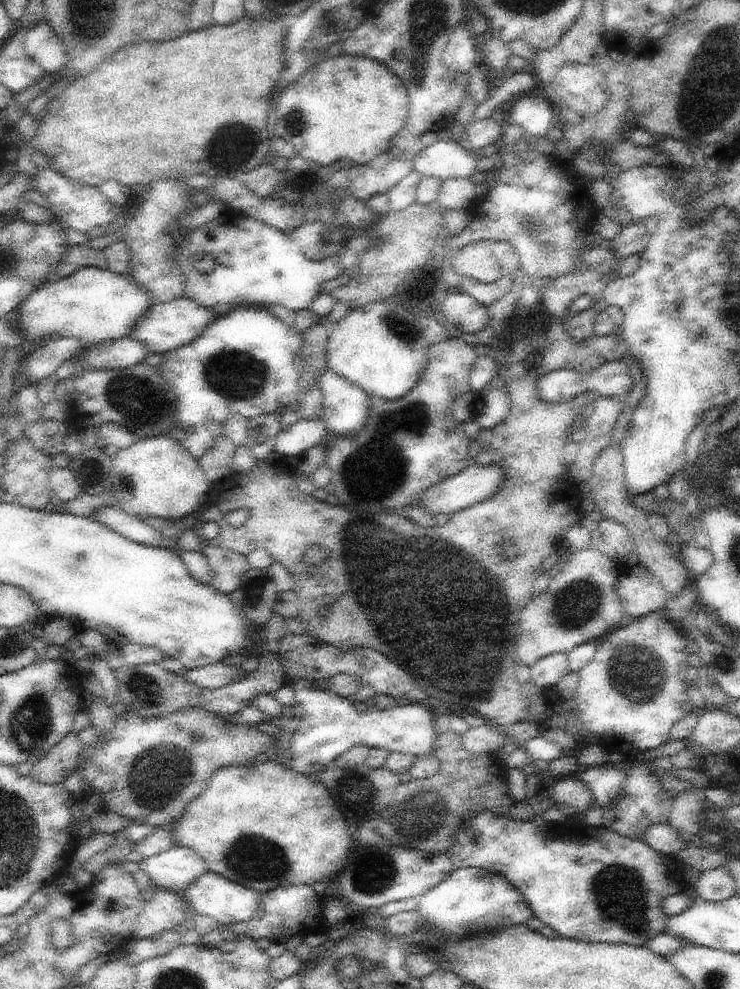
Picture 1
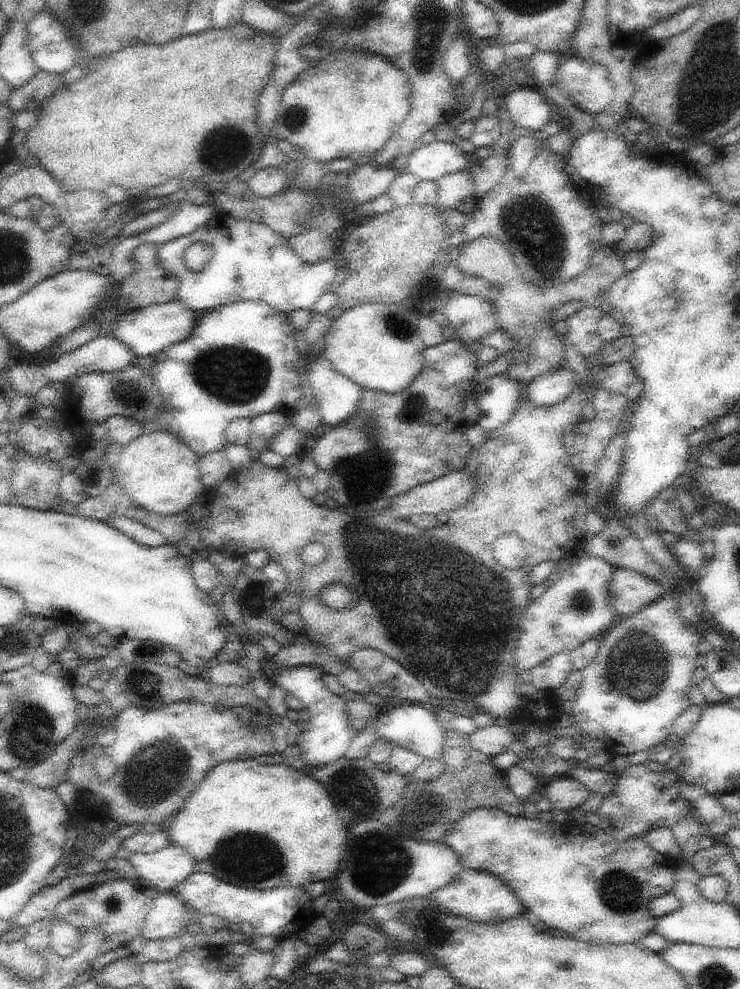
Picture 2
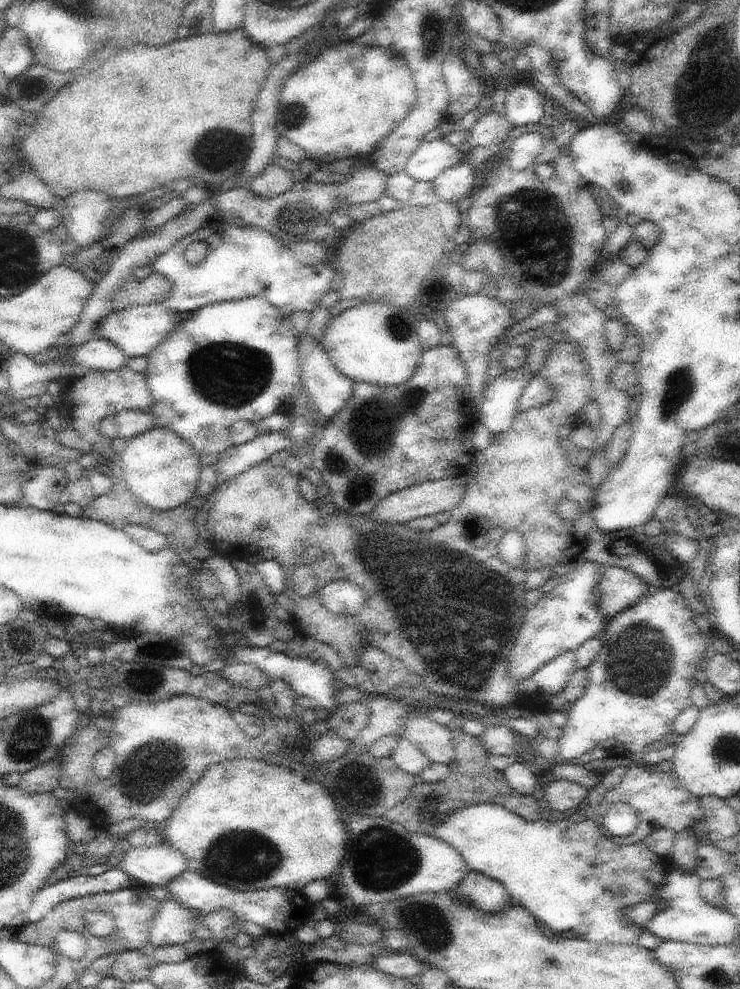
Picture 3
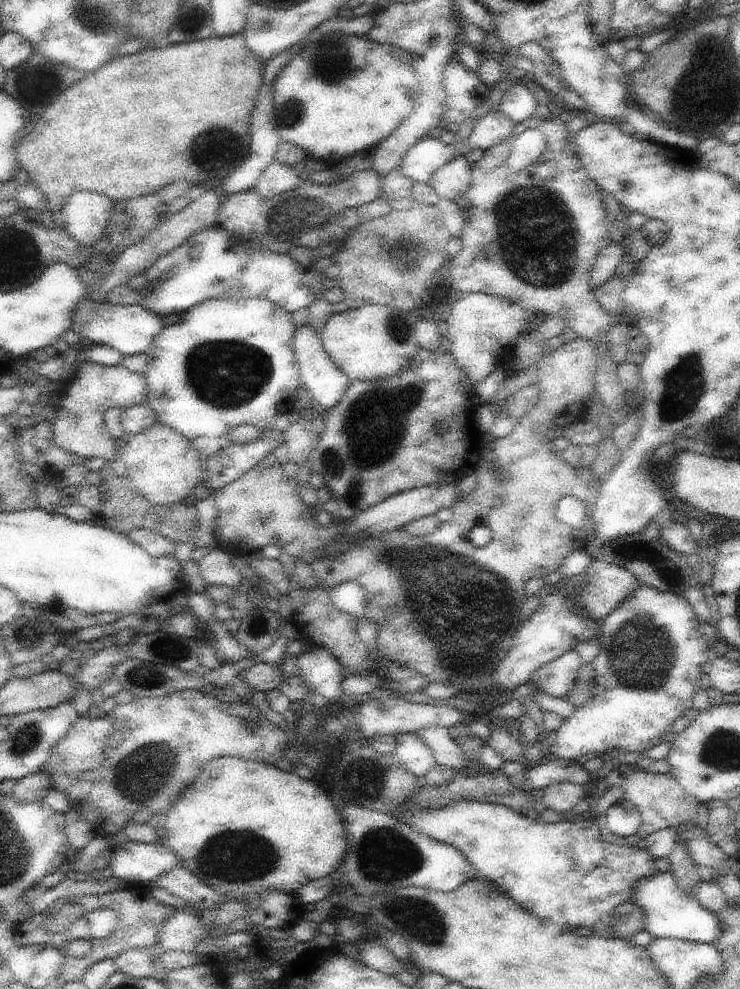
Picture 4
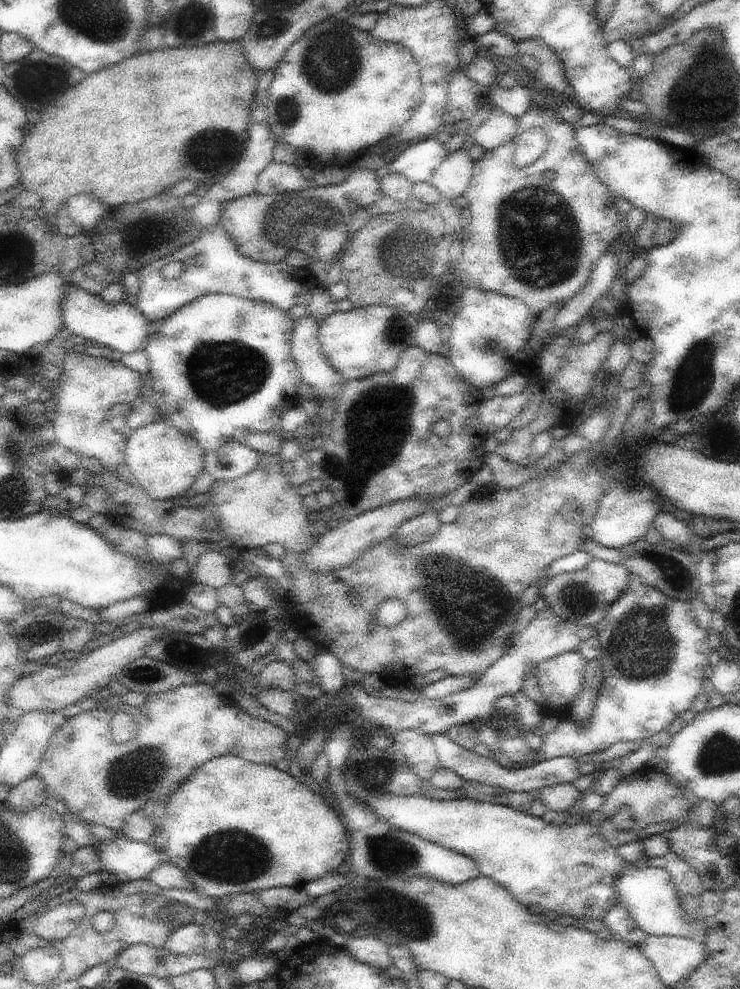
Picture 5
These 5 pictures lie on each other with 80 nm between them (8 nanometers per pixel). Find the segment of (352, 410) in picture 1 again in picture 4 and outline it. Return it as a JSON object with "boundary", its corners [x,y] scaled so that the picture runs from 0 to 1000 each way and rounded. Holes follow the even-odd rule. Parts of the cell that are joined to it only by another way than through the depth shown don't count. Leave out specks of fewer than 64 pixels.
{"boundary":[[[409,328],[399,336],[396,351],[400,357],[408,391],[416,394],[420,407],[435,417],[443,417],[470,394],[472,382],[446,364],[438,354],[434,338],[419,328]]]}

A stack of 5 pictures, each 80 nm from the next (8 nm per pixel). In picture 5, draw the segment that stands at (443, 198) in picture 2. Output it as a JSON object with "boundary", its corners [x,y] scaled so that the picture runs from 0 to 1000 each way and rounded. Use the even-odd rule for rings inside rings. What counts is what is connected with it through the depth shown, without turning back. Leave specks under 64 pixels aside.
{"boundary":[[[628,150],[608,155],[592,172],[581,180],[581,184],[601,198],[615,201],[626,197],[635,188],[642,173],[642,162]]]}

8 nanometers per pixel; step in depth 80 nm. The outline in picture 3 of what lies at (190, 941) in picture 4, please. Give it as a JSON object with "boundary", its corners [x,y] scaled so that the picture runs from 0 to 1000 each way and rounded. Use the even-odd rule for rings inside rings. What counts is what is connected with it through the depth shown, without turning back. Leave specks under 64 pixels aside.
{"boundary":[[[230,908],[216,912],[204,934],[204,958],[246,956],[264,948],[269,926],[262,920]]]}

